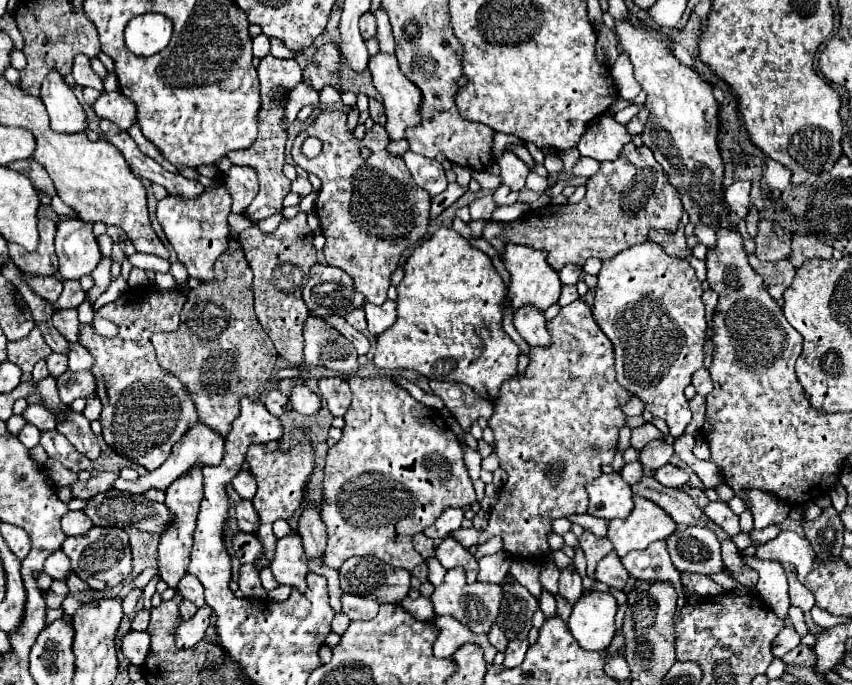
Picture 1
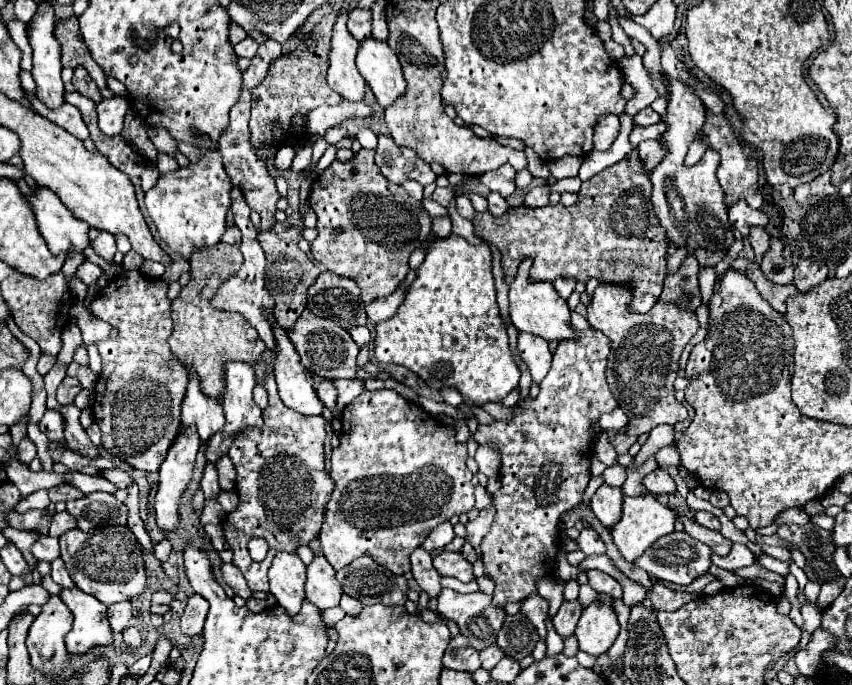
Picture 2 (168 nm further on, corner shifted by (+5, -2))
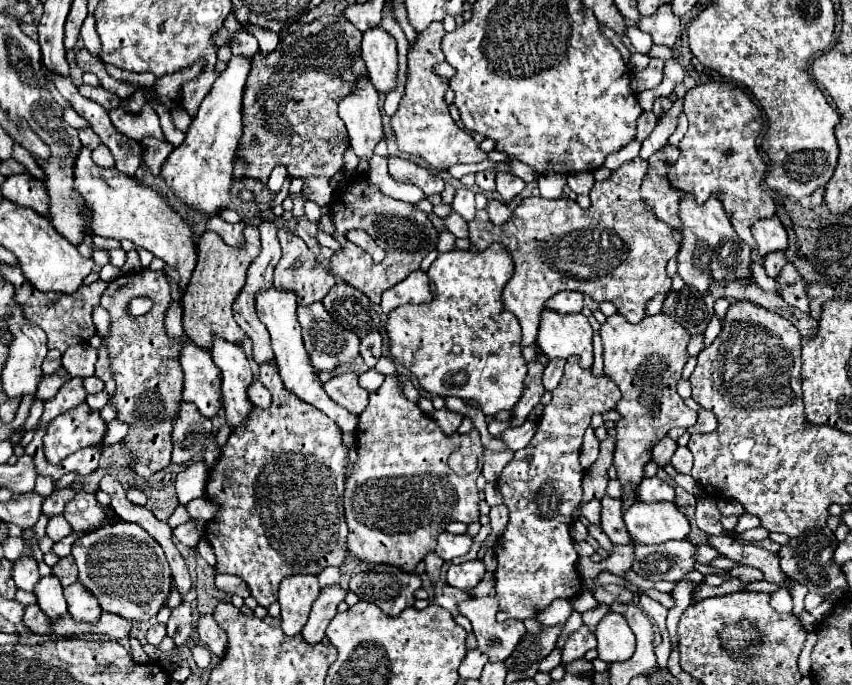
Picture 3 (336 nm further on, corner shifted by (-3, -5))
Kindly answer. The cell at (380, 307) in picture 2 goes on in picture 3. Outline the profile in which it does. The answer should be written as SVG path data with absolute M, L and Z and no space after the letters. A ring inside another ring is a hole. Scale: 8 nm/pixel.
M416 270L404 282L388 288L382 294L380 308L382 308L384 314L388 314L396 306L402 306L402 304L426 304L428 300L432 300L428 276L422 270Z

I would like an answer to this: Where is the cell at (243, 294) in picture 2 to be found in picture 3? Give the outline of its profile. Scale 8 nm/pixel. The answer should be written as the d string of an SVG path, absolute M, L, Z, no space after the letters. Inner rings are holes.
M260 364L260 382L270 390L272 394L272 406L262 410L262 408L252 408L252 414L248 416L246 426L236 428L230 438L228 444L222 448L220 460L214 466L214 470L210 472L208 484L206 484L206 496L208 500L216 502L220 506L218 514L208 520L206 524L206 538L212 544L214 552L216 552L216 572L228 572L228 574L238 574L252 590L252 596L258 600L260 606L268 608L272 602L278 600L278 586L280 580L288 574L318 574L322 568L326 566L340 566L342 560L346 558L348 550L346 550L346 536L348 536L348 528L344 522L344 506L342 506L342 494L344 494L344 480L346 480L346 466L348 466L348 448L342 444L342 432L340 428L322 412L318 412L316 408L312 408L310 404L304 404L296 395L288 392L278 372L272 372L272 364Z

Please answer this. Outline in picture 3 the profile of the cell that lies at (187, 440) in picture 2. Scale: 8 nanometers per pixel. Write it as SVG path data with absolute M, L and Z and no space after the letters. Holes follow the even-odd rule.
M182 402L178 420L174 424L172 432L172 462L178 466L184 466L204 448L204 440L210 438L212 422L204 418L194 404Z

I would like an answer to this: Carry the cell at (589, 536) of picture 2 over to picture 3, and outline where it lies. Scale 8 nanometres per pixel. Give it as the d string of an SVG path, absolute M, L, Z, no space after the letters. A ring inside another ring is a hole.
M592 500L582 508L582 516L588 518L590 524L600 526L600 500Z

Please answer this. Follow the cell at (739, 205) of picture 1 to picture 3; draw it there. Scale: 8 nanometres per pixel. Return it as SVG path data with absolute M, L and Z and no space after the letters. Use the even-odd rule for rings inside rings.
M776 216L768 220L758 220L756 224L752 224L752 236L758 244L760 256L774 252L774 250L786 250L788 236L786 236L782 222Z

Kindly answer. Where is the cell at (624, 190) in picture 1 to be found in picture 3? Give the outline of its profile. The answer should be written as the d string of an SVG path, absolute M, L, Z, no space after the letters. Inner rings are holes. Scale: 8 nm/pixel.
M634 158L630 162L624 162L606 180L594 182L594 188L590 192L592 206L588 210L582 210L570 198L546 200L542 196L532 196L524 198L522 204L512 212L512 218L502 226L492 224L486 210L478 210L476 218L468 222L472 250L482 250L484 246L502 242L514 258L514 274L502 292L502 302L504 308L508 308L508 312L512 312L522 326L522 346L536 342L540 310L556 292L576 290L588 294L596 302L610 300L628 322L640 322L646 316L648 302L656 294L670 292L672 280L666 274L666 262L676 256L680 240L676 236L676 230L668 228L668 224L664 224L662 220L656 220L656 216L652 216L652 212L644 208L644 200L640 200L640 182L646 174L646 166L646 160Z

